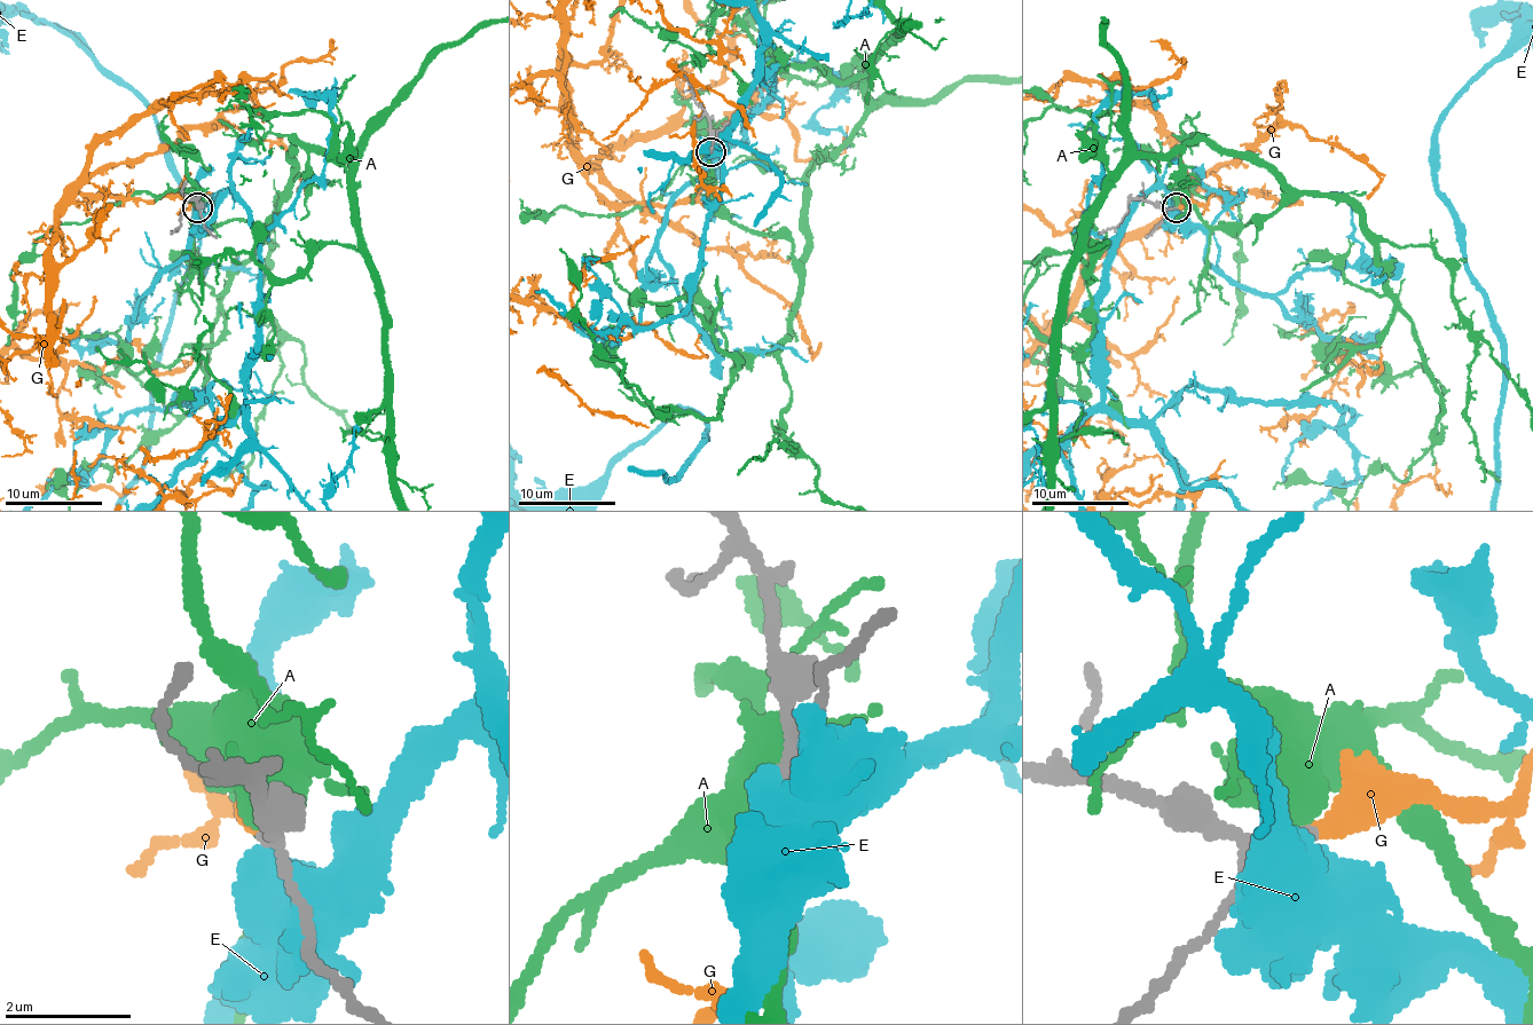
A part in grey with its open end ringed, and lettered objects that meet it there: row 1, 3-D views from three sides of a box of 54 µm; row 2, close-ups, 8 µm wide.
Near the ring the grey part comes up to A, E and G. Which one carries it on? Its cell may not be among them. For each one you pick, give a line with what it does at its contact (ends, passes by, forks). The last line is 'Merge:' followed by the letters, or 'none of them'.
G: It ends there
Merge: G

